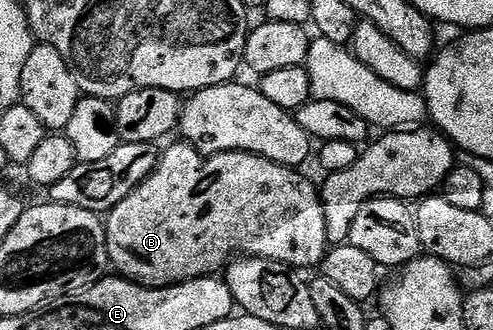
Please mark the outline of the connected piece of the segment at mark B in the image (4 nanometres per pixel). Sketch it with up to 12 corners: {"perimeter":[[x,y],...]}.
{"perimeter":[[177,143],[105,214],[149,289],[239,255],[305,271],[322,194],[255,153]]}

